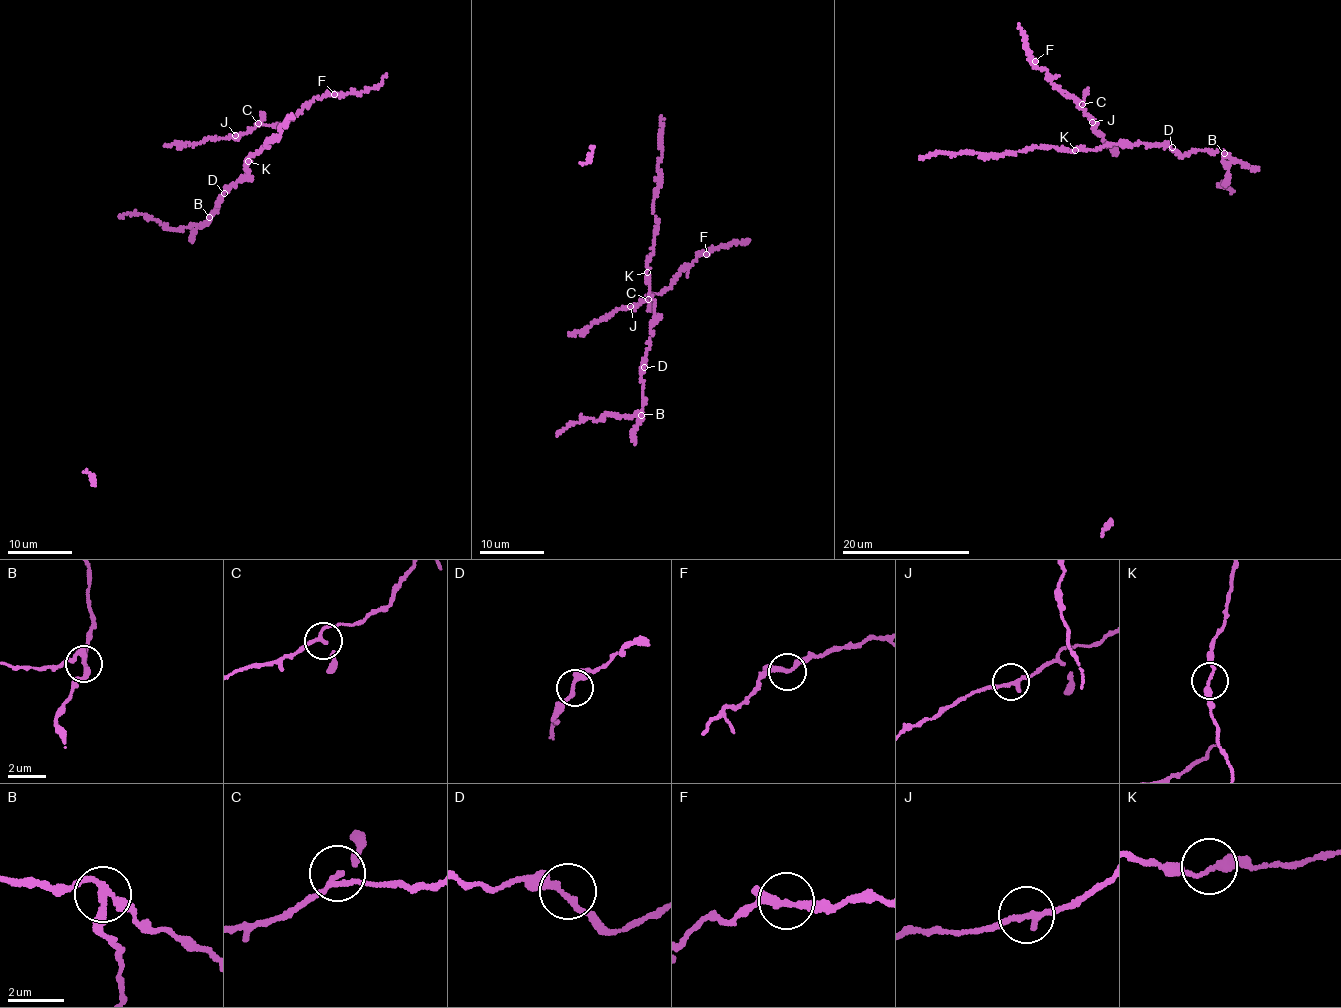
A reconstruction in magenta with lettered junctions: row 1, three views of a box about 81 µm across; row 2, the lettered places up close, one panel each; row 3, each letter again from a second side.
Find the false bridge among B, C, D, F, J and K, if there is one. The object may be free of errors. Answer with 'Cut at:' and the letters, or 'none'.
Cut at: B

